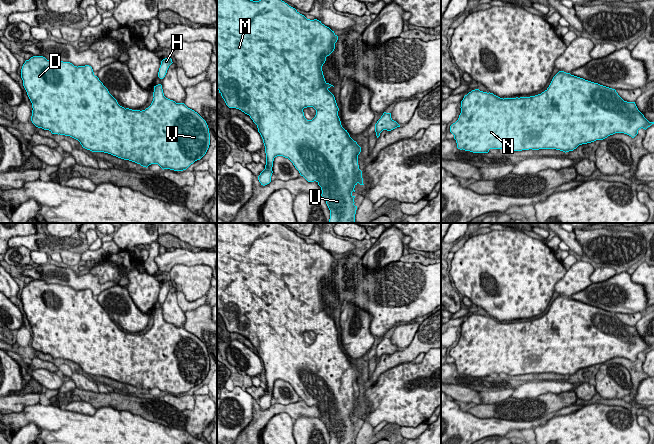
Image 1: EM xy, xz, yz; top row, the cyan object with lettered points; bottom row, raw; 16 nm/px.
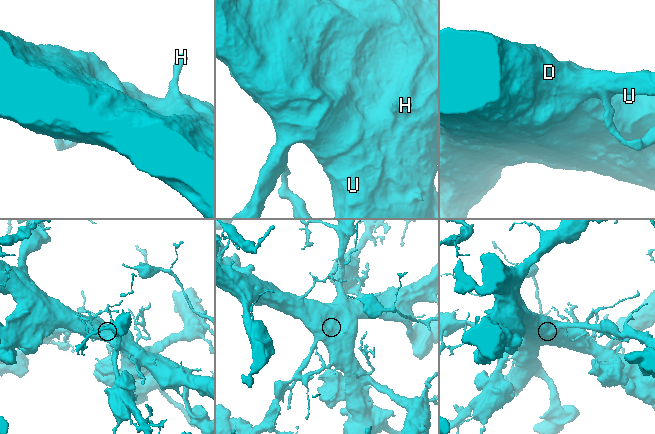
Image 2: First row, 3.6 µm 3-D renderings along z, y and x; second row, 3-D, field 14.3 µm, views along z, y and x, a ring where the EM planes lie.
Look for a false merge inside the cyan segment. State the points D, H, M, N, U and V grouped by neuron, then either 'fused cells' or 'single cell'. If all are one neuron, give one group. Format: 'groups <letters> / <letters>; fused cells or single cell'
groups D H M N U V; single cell

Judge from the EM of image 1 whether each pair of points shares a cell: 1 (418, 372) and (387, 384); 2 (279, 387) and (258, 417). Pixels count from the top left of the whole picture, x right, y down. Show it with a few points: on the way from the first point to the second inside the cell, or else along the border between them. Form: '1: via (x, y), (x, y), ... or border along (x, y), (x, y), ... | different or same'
1: via (410, 379), (402, 384), (395, 384) | same
2: border along (300, 399), (287, 404), (277, 403) | different

